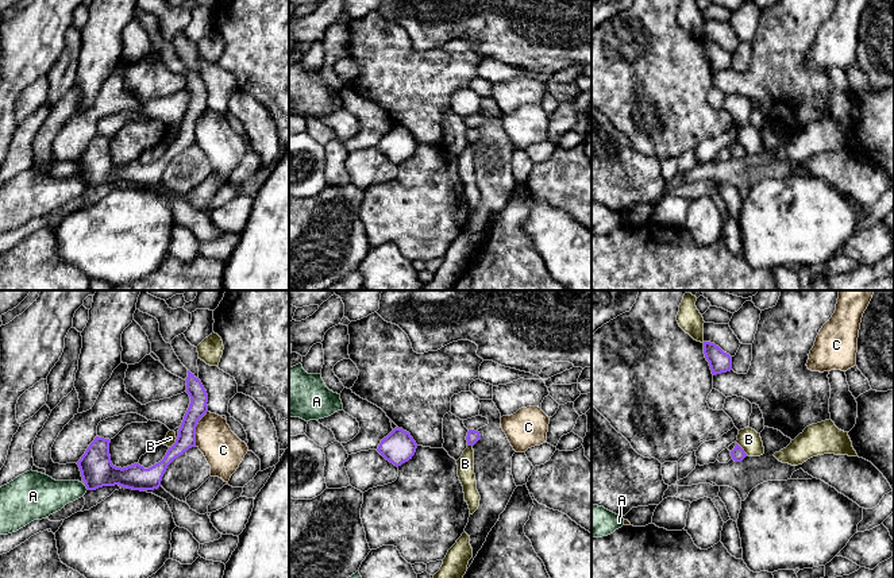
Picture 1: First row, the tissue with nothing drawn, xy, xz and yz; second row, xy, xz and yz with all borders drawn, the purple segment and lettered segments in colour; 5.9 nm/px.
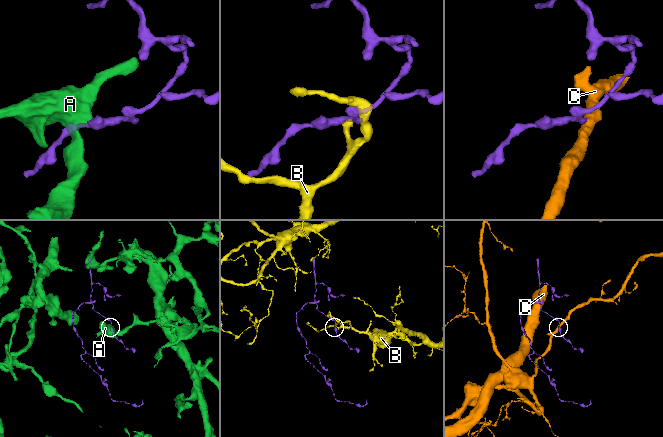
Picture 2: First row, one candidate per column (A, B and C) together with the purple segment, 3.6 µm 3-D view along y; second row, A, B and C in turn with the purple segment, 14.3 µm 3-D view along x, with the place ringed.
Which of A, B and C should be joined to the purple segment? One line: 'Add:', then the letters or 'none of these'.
Add: B

